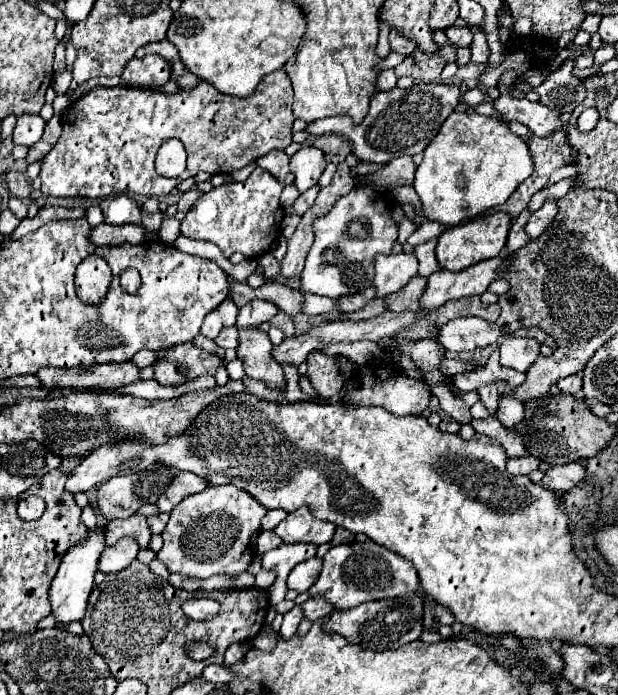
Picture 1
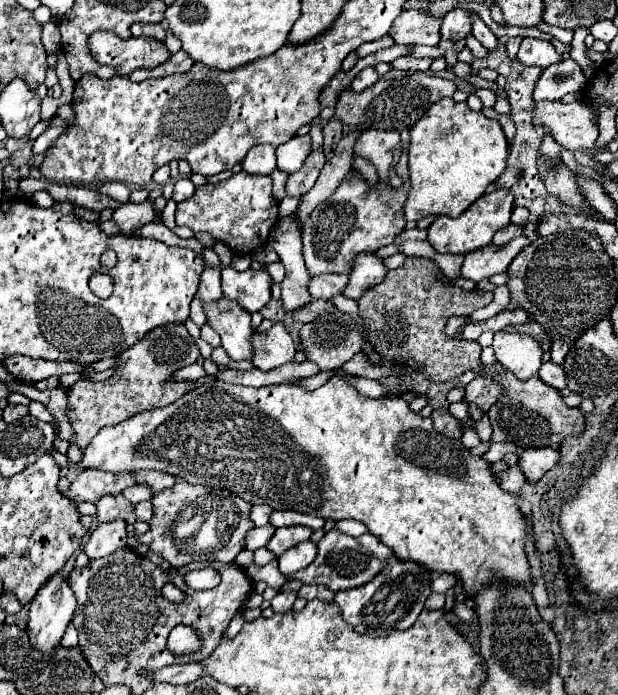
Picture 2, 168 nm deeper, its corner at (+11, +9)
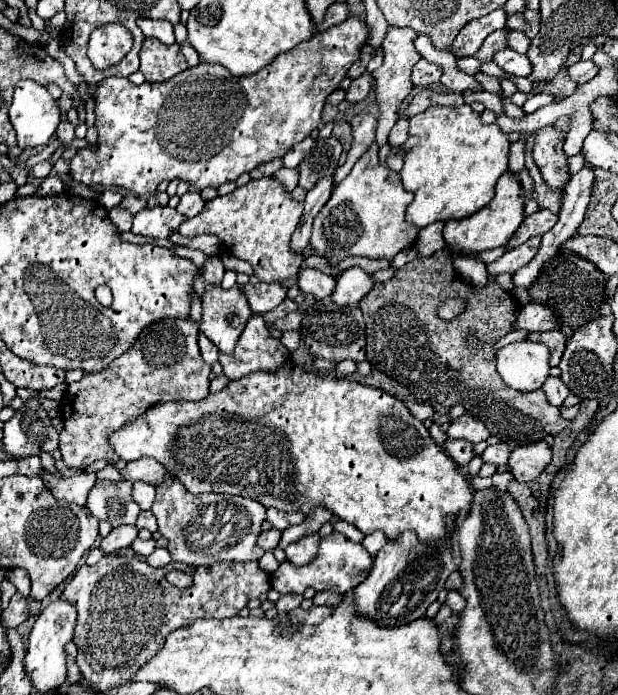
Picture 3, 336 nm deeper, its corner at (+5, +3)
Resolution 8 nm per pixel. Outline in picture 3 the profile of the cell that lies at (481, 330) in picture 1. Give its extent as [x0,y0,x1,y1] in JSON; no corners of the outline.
[512,303,558,331]

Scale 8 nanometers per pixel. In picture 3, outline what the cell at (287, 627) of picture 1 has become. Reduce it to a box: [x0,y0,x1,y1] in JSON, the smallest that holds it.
[276,595,302,613]

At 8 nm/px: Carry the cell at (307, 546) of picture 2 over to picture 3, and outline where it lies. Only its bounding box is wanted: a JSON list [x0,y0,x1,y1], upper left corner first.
[286,535,320,567]

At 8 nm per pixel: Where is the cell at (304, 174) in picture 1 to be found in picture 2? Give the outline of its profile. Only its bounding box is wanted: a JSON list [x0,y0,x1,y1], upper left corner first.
[276,135,312,173]

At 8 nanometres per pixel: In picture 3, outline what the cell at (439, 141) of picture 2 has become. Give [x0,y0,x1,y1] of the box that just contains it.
[400,105,510,229]

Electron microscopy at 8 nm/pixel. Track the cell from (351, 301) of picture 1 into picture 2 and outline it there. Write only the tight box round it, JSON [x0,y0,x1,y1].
[308,275,348,299]

